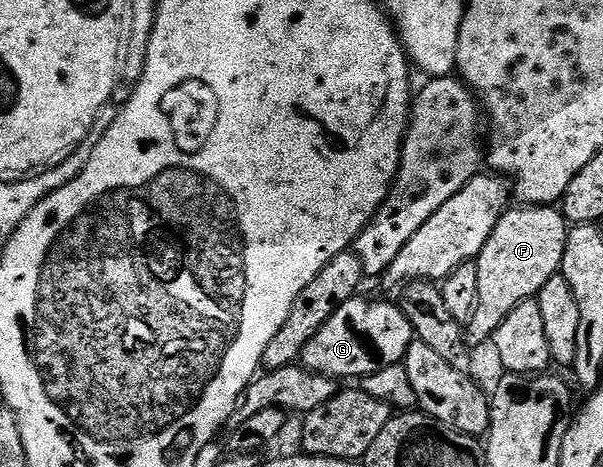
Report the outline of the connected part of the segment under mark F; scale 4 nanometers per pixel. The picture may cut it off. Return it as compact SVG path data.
M524 205L508 208L493 227L493 235L481 247L475 258L479 302L470 321L465 325L465 336L472 346L482 341L490 342L497 327L505 323L505 315L521 303L538 298L541 287L549 283L563 268L565 243L569 222L563 217L562 208L555 205Z

